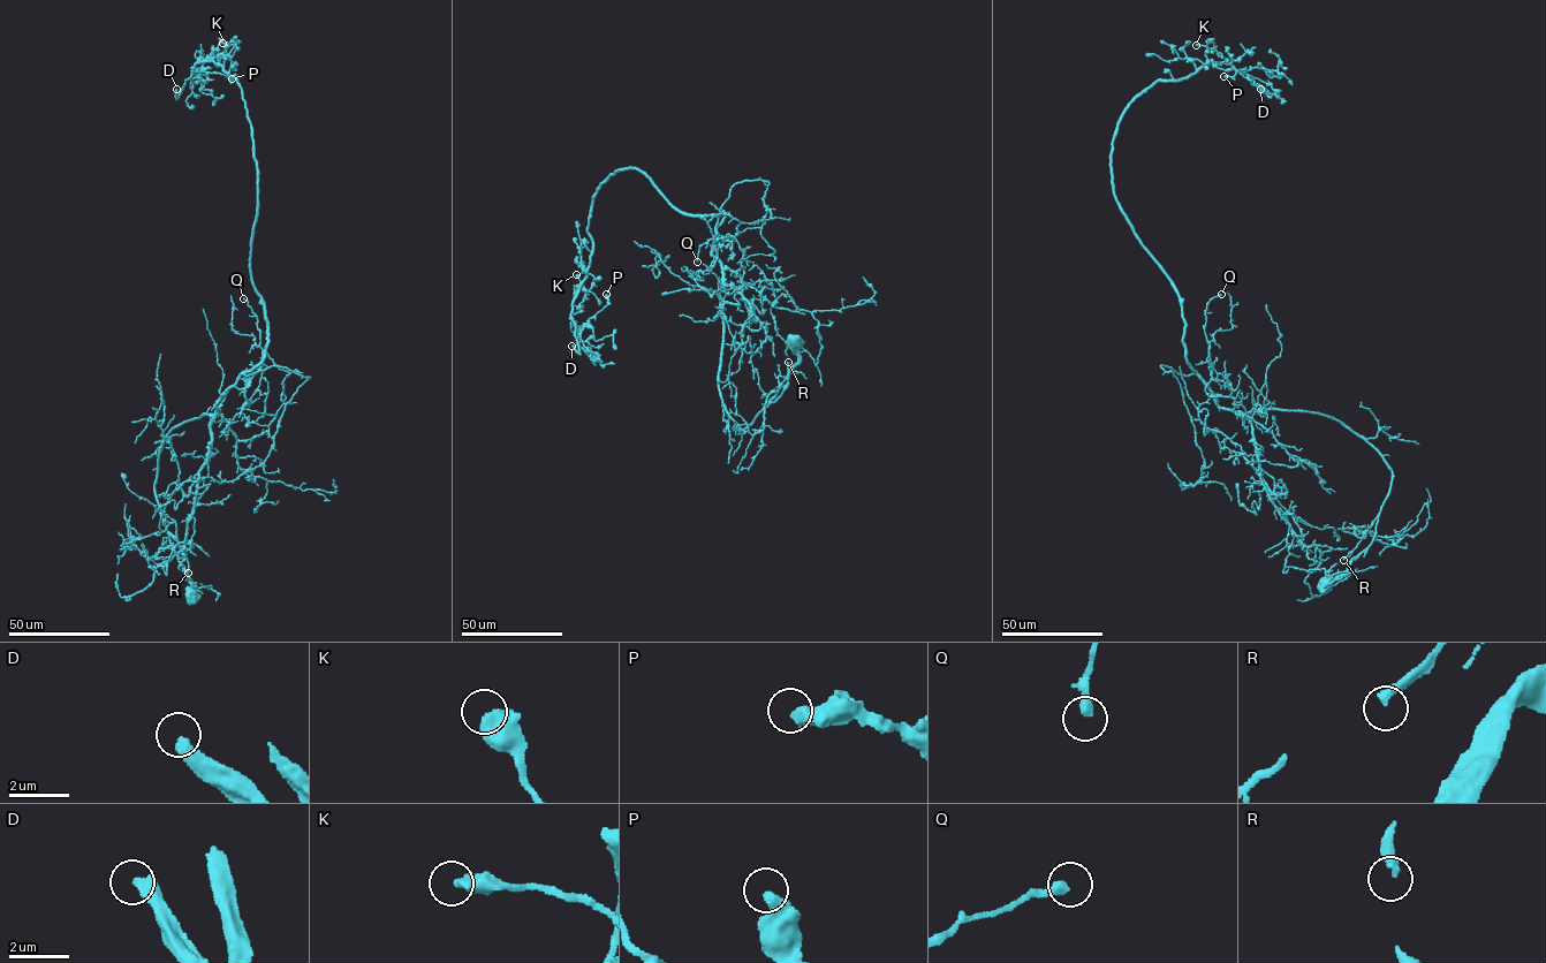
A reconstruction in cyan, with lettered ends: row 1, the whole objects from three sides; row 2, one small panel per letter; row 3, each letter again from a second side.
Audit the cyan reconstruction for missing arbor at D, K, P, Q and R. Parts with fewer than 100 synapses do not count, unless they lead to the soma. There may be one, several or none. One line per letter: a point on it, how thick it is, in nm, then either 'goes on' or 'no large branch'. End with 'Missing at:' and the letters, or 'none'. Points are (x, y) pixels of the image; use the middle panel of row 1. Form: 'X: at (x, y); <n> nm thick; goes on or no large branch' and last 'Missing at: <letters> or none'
D: at (571, 346); 400 nm thick; goes on
K: at (576, 274); 550 nm thick; no large branch
P: at (606, 294); 500 nm thick; no large branch
Q: at (697, 262); 300 nm thick; no large branch
R: at (788, 362); 300 nm thick; no large branch
Missing at: D

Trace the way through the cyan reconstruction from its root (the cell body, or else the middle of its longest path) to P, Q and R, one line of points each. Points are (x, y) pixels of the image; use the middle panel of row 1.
P: (795, 341), (740, 430), (718, 381), (726, 214), (634, 168), (593, 197), (576, 325), (606, 294)
Q: (795, 341), (786, 386), (740, 430), (718, 383), (722, 268), (711, 253), (734, 236), (702, 244), (697, 262)
R: (795, 341), (798, 340), (797, 362), (781, 394), (766, 407), (785, 380), (788, 362)

